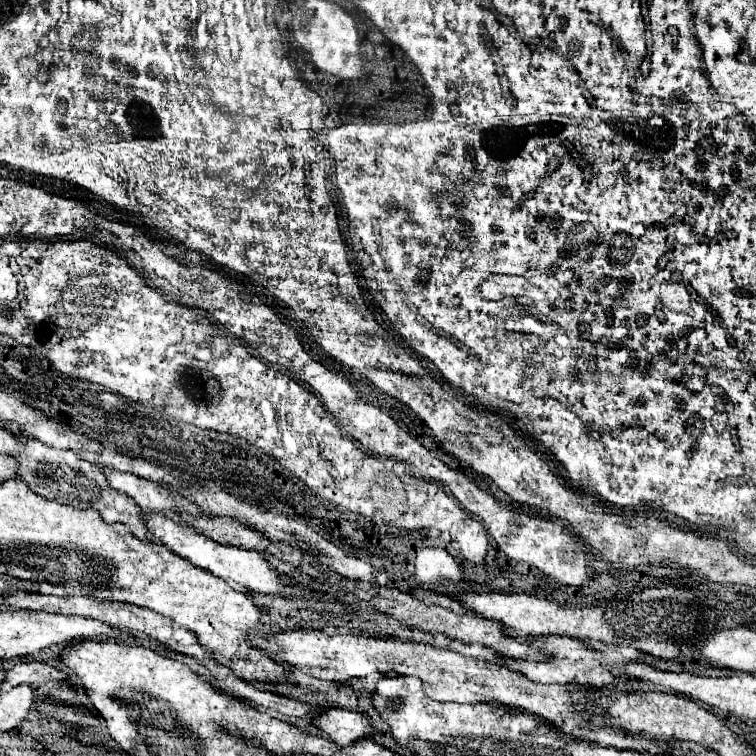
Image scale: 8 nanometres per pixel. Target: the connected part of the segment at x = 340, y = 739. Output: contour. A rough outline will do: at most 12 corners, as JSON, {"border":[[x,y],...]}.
{"border":[[325,708],[311,720],[337,746],[371,736],[369,718]]}

